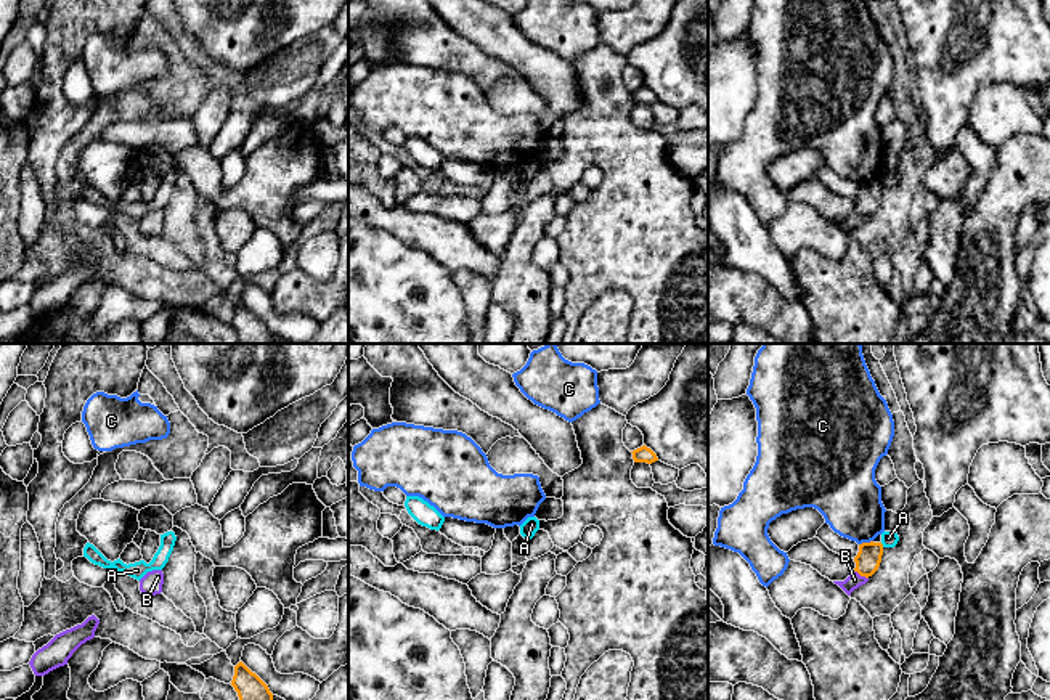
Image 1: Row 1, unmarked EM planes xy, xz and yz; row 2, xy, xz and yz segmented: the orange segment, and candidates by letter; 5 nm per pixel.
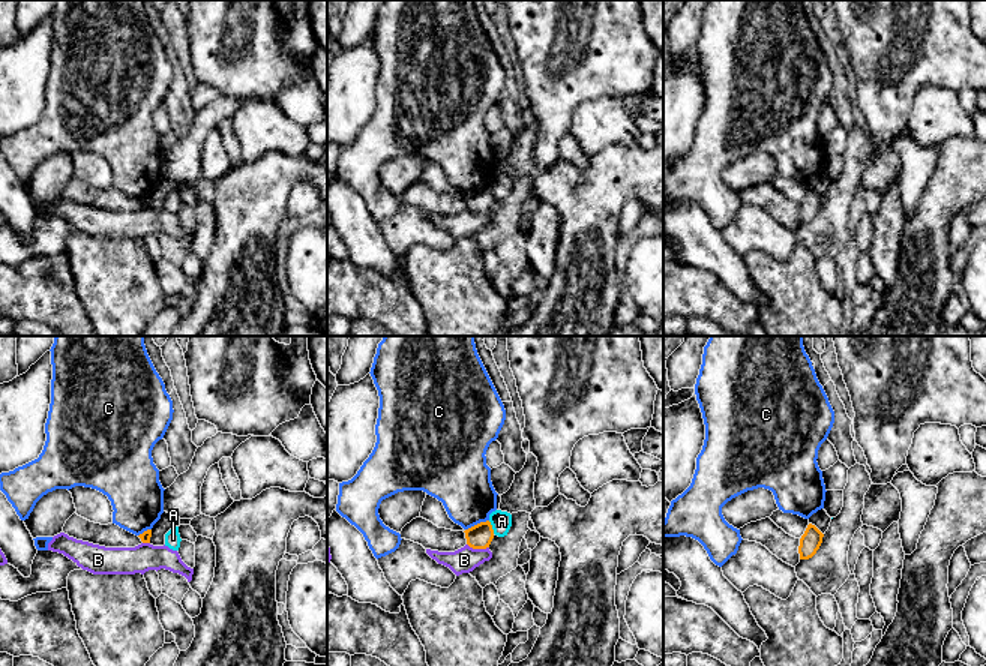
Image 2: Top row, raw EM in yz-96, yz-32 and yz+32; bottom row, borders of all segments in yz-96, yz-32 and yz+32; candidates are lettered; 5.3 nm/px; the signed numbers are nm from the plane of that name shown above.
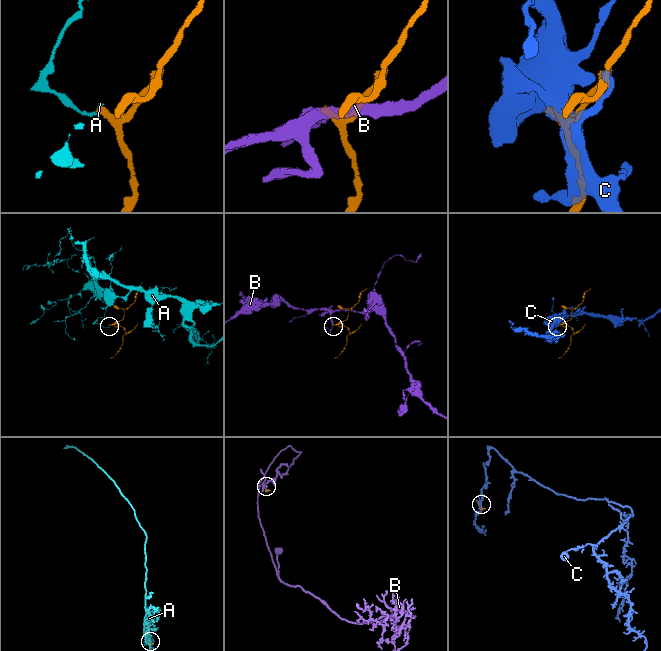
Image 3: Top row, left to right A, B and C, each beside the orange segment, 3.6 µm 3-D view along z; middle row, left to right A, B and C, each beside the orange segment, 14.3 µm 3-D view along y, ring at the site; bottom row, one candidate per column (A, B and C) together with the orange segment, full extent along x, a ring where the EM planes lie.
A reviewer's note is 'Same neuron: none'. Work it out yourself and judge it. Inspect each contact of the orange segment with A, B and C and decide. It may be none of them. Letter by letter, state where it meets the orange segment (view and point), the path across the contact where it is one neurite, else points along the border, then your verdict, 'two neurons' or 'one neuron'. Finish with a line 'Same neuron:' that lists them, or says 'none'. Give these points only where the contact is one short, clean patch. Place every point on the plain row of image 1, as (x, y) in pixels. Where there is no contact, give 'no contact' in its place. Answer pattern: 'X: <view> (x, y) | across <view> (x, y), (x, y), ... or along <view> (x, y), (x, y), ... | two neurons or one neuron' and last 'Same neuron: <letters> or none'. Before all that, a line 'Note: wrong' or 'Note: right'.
Note: right
A: yz (882, 185) | along yz (880, 183), (883, 187) | two neurons
B: yz (861, 215) | two neurons
C: yz (866, 183) | two neurons
Same neuron: none

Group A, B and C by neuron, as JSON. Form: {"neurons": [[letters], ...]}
{"neurons": [["A"], ["B"], ["C"]]}

